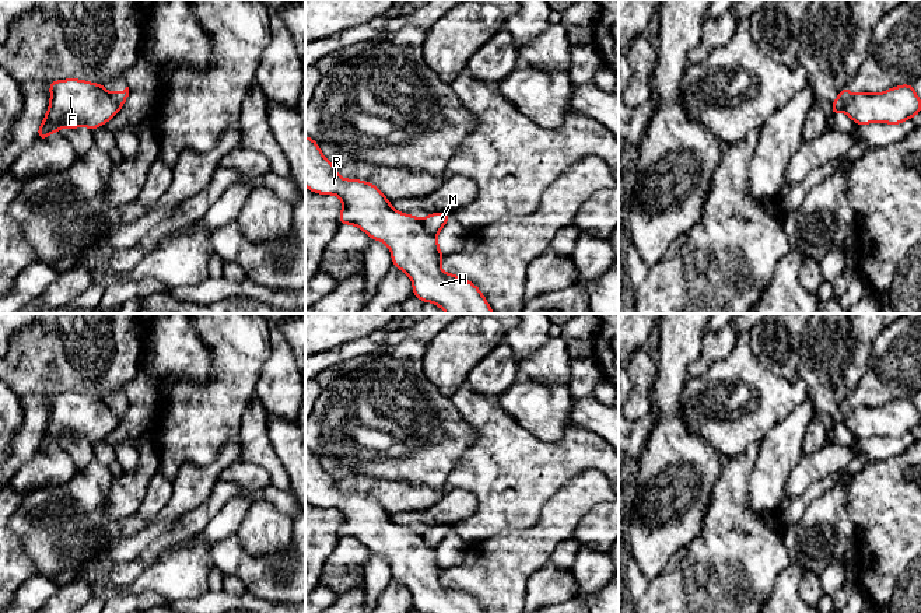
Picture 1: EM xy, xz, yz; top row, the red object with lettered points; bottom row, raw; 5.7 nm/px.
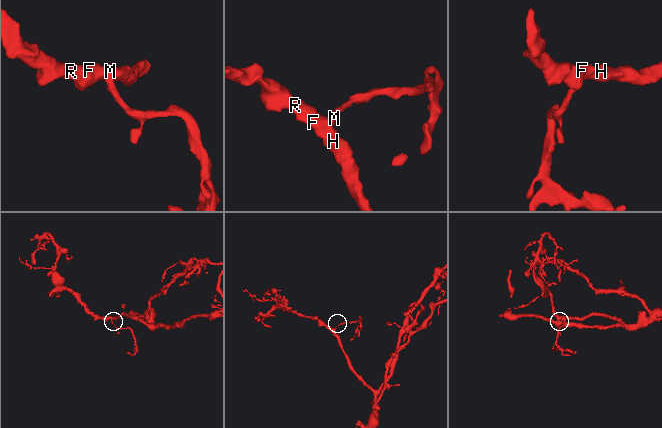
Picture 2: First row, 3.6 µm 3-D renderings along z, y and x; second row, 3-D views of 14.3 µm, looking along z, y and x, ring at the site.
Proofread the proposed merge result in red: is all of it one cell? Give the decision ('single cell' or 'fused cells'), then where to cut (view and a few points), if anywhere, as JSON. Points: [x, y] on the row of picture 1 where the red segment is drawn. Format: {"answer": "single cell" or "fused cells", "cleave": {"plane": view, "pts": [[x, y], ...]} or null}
{"answer": "fused cells", "cleave": {"plane": "xz", "pts": [[420, 220], [423, 227], [436, 237]]}}

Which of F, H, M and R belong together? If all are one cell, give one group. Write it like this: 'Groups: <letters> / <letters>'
Groups: F H R / M

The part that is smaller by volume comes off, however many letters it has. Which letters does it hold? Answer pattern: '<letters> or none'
M

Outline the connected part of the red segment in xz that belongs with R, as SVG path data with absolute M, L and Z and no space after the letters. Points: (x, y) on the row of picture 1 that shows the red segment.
M305 136L305 186L314 193L336 195L343 202L339 223L356 225L371 239L384 242L391 251L392 265L410 277L413 283L413 295L423 302L433 302L447 313L494 313L477 286L463 277L441 270L441 259L444 253L438 248L438 238L426 231L423 221L419 217L393 210L392 203L375 185L360 179L340 178L337 175L337 167L325 158L316 141L308 136Z

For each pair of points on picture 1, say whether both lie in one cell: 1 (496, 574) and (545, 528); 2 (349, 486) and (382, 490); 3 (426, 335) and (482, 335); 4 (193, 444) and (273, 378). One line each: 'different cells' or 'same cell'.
1: same cell
2: same cell
3: different cells
4: different cells

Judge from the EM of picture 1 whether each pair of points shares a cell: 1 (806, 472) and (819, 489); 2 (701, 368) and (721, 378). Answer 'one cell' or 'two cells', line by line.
1: two cells
2: two cells

